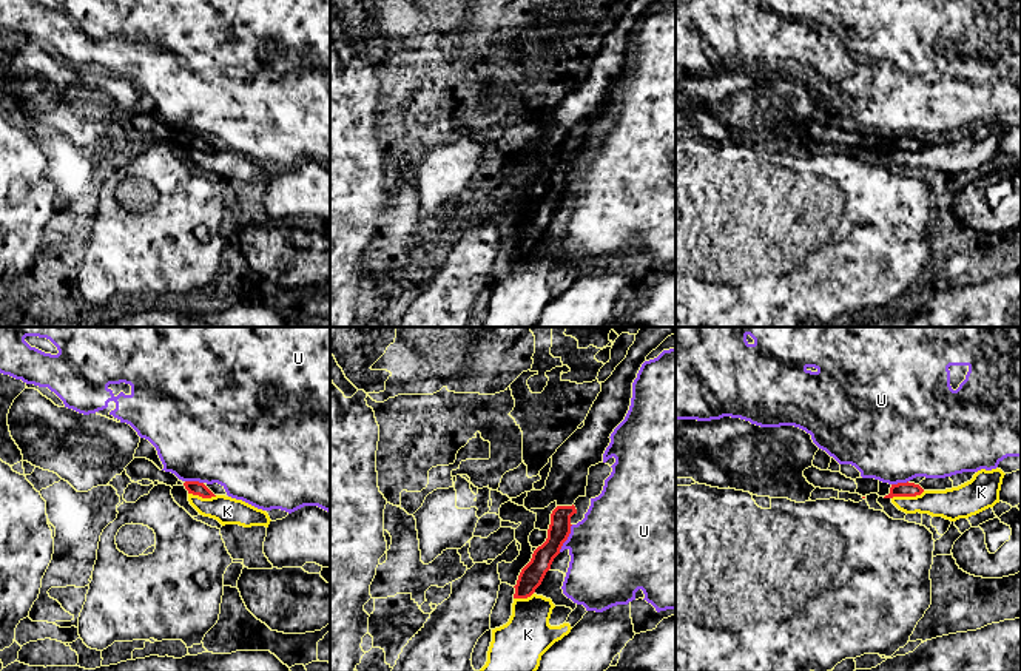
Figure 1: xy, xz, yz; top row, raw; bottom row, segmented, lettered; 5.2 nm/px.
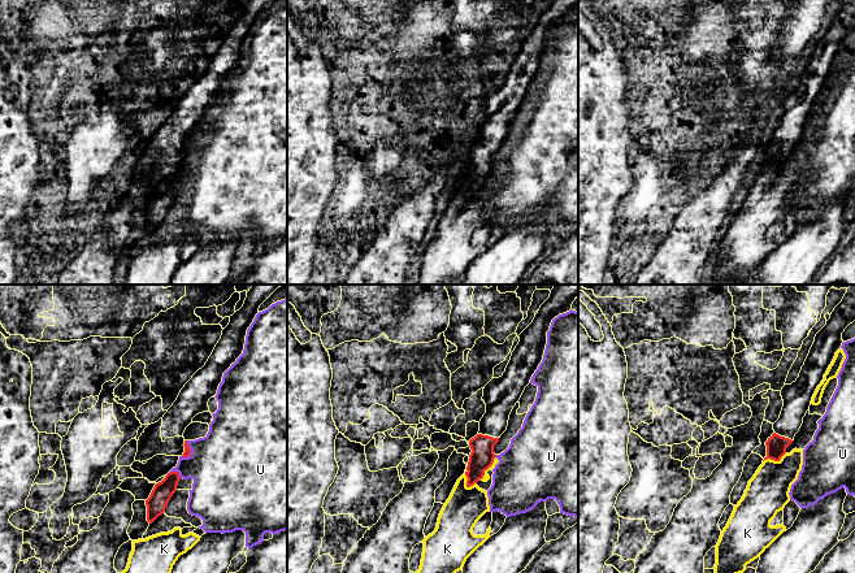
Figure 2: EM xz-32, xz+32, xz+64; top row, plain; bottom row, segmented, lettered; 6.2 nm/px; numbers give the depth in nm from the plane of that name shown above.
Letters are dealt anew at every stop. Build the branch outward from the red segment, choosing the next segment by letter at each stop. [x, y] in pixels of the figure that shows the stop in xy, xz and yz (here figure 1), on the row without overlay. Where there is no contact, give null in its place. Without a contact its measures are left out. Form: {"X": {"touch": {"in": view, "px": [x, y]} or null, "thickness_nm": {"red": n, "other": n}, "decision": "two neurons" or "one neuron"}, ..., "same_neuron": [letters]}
{"K": {"touch": {"in": "yz", "px": [907, 150]}, "thickness_nm": {"red": 80, "other": 160}, "decision": "two neurons"}, "U": {"touch": {"in": "xz", "px": [566, 193]}, "thickness_nm": {"red": 120, "other": 460}, "decision": "two neurons"}, "same_neuron": []}

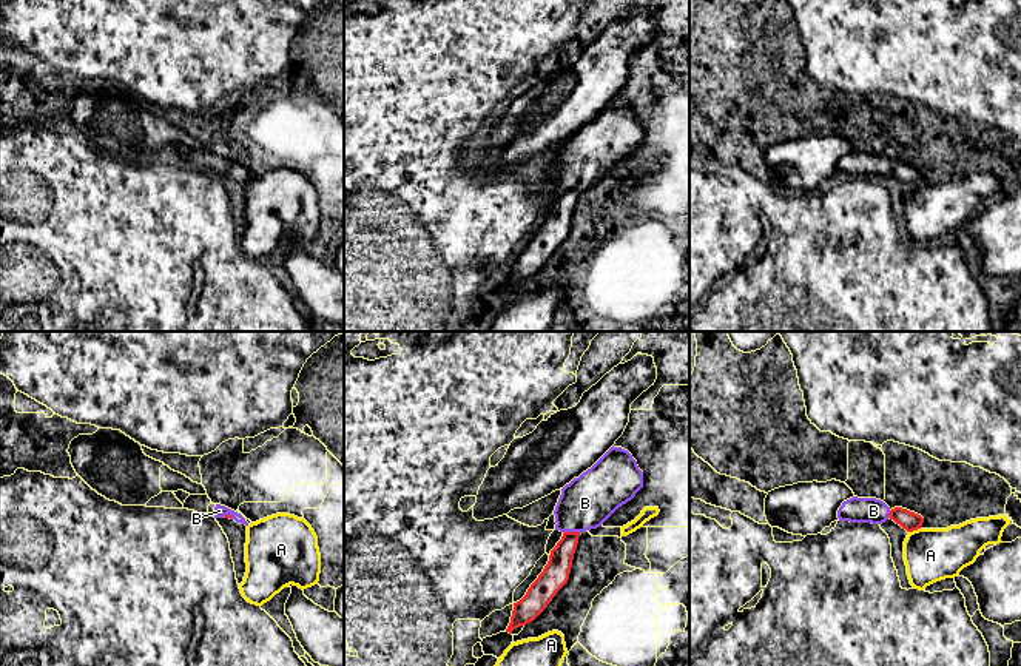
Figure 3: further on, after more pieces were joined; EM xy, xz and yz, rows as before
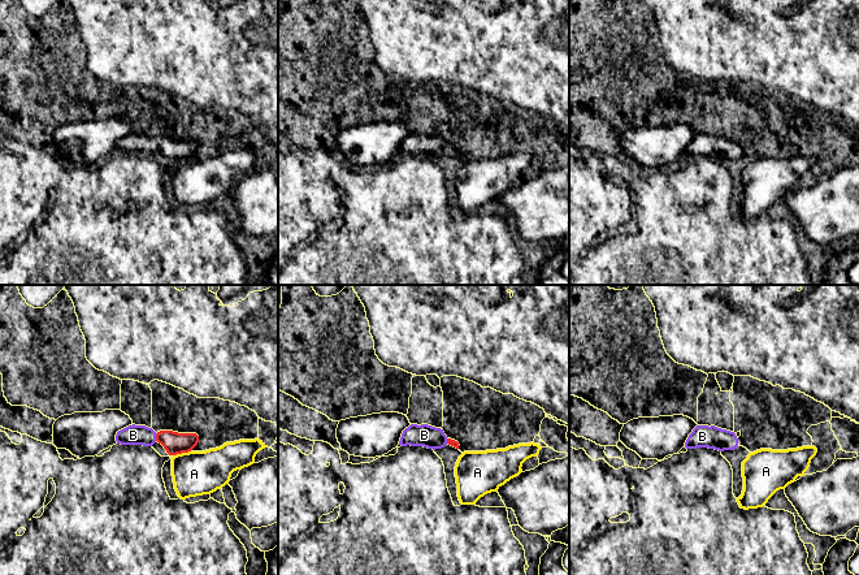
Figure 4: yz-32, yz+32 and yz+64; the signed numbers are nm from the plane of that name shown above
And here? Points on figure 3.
{"A": {"touch": {"in": "yz", "px": [913, 184]}, "thickness_nm": {"red": 100, "other": 280}, "decision": "two neurons"}, "B": {"touch": {"in": "xz", "px": [571, 187]}, "thickness_nm": {"red": 140, "other": 280}, "decision": "one neuron"}, "same_neuron": ["B"]}

